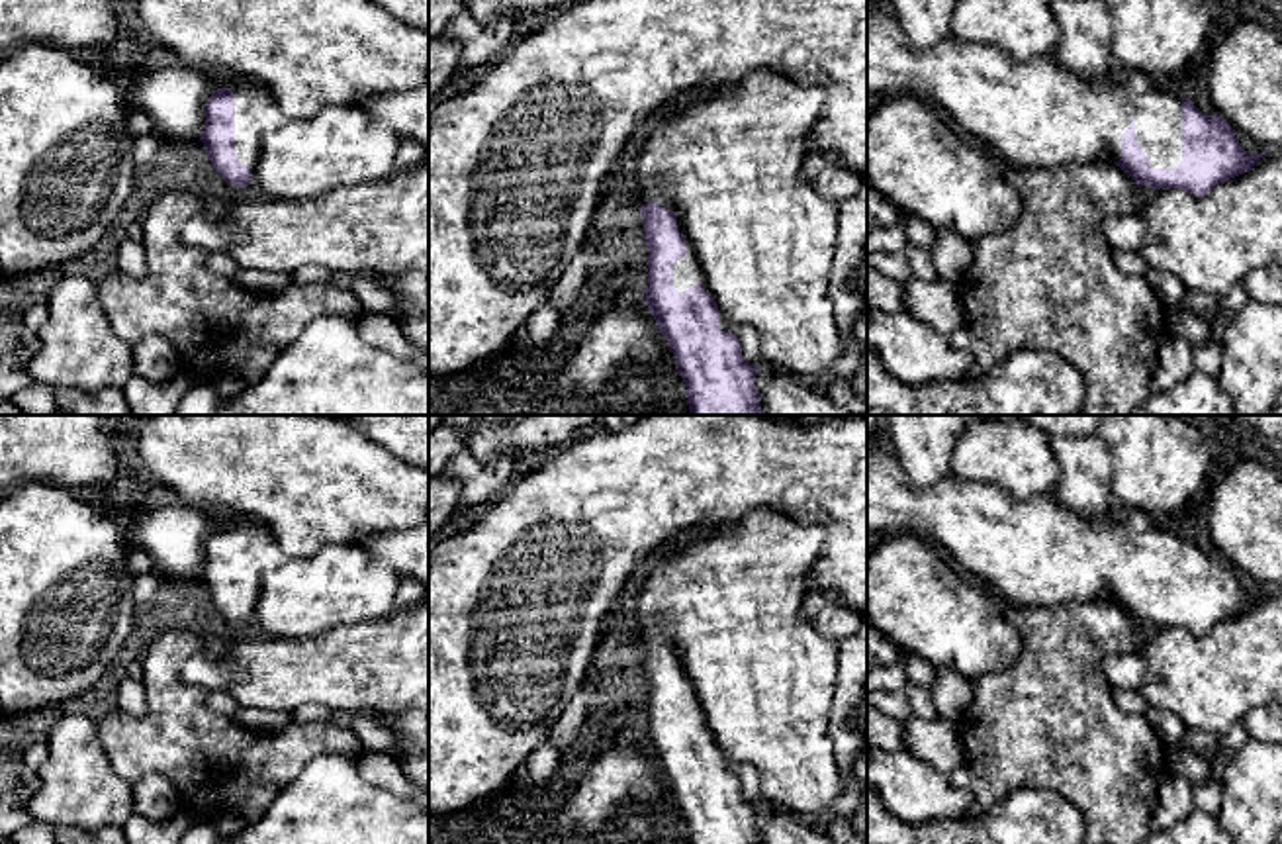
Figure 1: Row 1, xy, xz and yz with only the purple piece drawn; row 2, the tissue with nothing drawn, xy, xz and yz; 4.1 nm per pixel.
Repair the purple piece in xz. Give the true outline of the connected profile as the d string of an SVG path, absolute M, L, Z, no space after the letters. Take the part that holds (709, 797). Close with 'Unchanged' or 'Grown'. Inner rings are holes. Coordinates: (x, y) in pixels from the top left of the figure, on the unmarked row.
M757 507L730 527L722 527L701 539L683 542L675 554L656 564L656 568L646 576L638 595L628 601L630 617L642 629L640 652L648 683L648 727L644 740L648 742L660 772L667 777L675 795L677 811L687 826L687 844L761 844L755 824L759 805L744 799L740 779L732 772L734 766L744 764L754 766L759 774L763 805L785 809L820 828L824 828L824 824L836 815L834 803L842 793L844 783L834 758L834 744L828 736L828 717L836 697L840 646L836 638L826 636L816 627L801 619L801 609L808 595L806 576L822 552L824 540L826 531L820 525L797 523L779 511Z. Grown

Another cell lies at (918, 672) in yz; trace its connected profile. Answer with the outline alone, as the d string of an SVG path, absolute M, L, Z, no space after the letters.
M902 656L904 672L908 678L908 683L916 683L920 687L930 689L936 680L936 668L916 656Z

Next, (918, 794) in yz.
M867 746L867 789L908 824L967 817L975 805L971 789L955 787L930 764L910 752L887 752L877 746Z

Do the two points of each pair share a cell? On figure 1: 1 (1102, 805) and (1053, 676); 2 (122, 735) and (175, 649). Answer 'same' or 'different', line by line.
1: same
2: same

